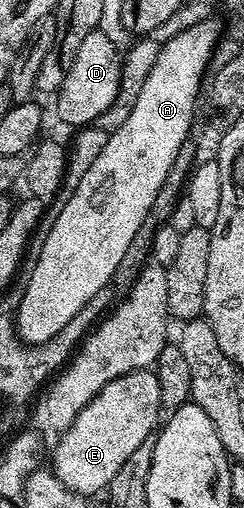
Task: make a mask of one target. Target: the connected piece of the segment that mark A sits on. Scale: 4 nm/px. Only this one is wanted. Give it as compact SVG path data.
M205 21L182 30L178 35L172 36L166 43L160 45L160 56L156 56L156 64L152 64L152 72L148 72L148 80L144 80L144 88L140 88L134 95L130 111L128 112L128 120L124 120L124 124L120 124L120 128L111 130L108 133L108 144L104 144L104 148L100 148L100 156L96 156L96 160L92 160L92 168L88 168L88 172L84 172L84 176L80 176L80 184L76 184L76 192L72 192L72 196L64 204L64 208L60 208L60 216L56 216L56 224L52 224L52 232L48 232L48 236L44 240L44 244L40 248L40 256L36 260L36 268L32 268L32 272L26 281L26 291L18 305L16 315L16 334L19 339L23 338L30 346L42 346L53 343L58 333L64 328L64 324L68 324L68 320L72 320L80 312L80 308L84 308L84 304L88 304L88 300L92 300L96 295L102 293L111 285L113 273L116 272L116 266L123 259L124 252L128 249L128 244L135 239L136 232L139 231L141 225L144 224L144 218L148 216L148 212L159 201L162 185L166 182L166 177L170 174L170 169L174 166L174 161L178 158L178 153L182 150L182 145L187 145L188 139L192 134L194 125L194 112L198 105L199 97L204 89L204 79L207 77L208 71L211 69L211 58L214 51L218 47L220 35L217 28L212 25L214 23Z

